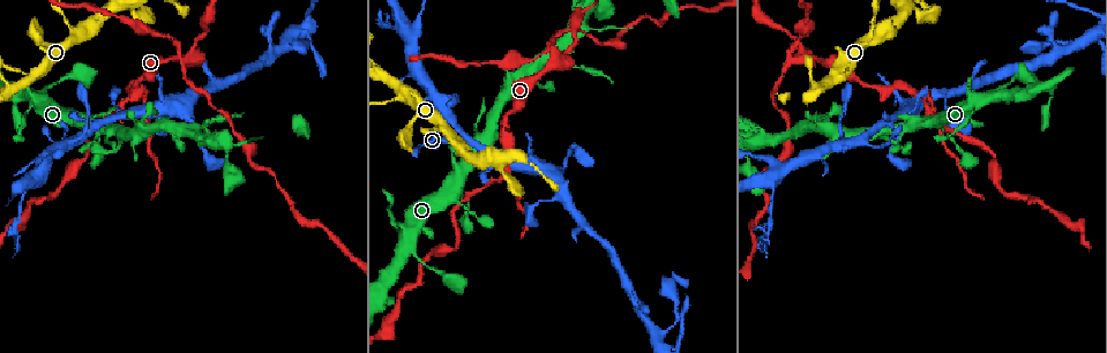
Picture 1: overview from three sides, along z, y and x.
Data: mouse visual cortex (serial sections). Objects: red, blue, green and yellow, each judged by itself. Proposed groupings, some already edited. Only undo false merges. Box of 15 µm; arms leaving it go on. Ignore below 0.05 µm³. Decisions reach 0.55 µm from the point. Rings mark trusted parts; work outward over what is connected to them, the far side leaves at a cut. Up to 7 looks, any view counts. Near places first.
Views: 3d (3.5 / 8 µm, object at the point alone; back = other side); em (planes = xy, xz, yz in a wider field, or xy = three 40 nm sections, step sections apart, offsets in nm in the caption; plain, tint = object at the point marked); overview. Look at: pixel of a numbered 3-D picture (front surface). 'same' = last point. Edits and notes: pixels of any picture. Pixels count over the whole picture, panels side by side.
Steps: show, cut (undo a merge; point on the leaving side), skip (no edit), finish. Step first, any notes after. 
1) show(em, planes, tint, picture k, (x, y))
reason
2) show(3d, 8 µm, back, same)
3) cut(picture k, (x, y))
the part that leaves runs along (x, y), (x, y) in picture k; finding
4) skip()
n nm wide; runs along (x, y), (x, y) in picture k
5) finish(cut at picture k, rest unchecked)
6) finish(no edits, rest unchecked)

show(3d, 3.5 µm, picture 1, (857, 142))
four arms meet

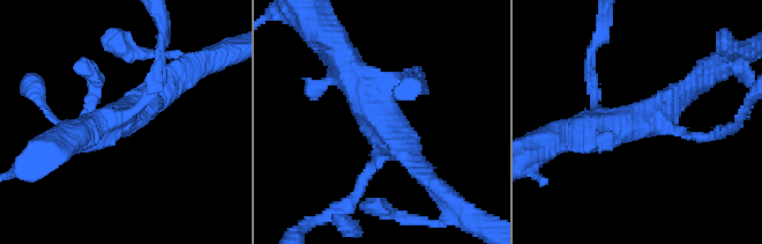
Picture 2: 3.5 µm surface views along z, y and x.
show(em, xy, step 1, tint, picture 2, (125, 127))
4 arms; arms of 150, 150, 250, 450 nm; need the tissue

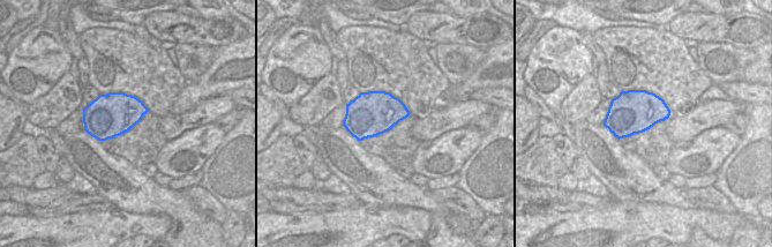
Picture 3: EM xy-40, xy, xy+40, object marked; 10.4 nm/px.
skip()
runs along (361, 185), (387, 147), (344, 58) in picture 2; all the same cell

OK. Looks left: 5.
show(3d, 3.5 µm, back, picture 1, (501, 180))
three-way junction

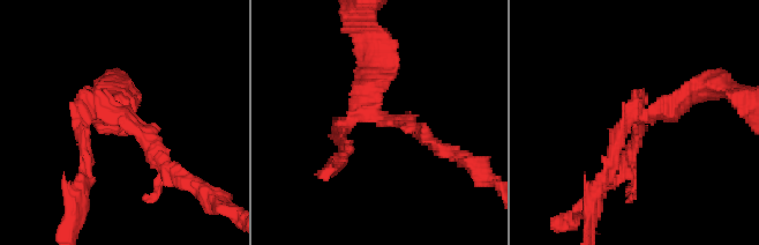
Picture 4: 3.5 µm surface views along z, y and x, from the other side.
show(em, planes, tint, picture 4, (649, 118))
3 arms; arms of 150, 200, 350 nm; now the EM

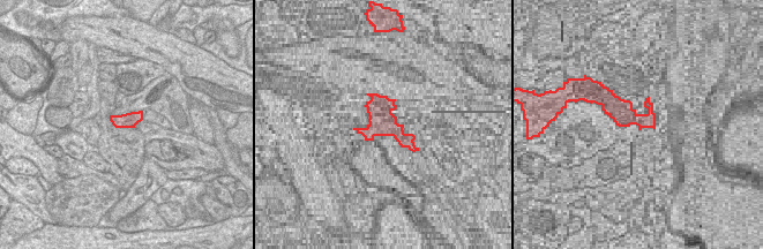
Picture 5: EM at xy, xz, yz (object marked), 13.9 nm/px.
skip()
220 nm wide; runs along (714, 87), (643, 116), (623, 162) in picture 4; all the same cell

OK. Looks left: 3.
show(3d, 3.5 µm, picture 1, (185, 58))
three-way junction

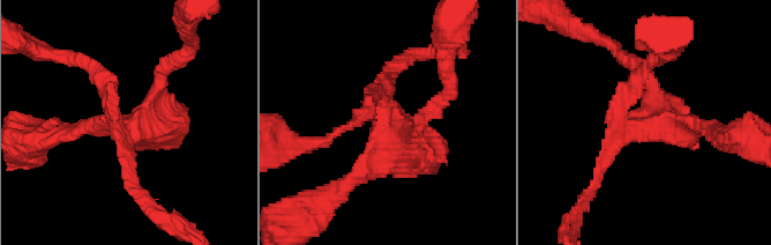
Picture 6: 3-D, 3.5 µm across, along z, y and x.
show(em, xy, step 2, tint, picture 6, (124, 134))
3 arms; arms of 150, 200, 250 nm; now the EM

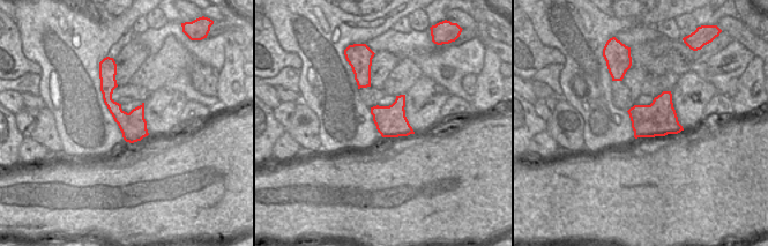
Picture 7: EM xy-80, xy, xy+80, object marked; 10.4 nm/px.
cut(picture 6, (368, 105))
border along (121, 110), (118, 125) in picture 7; a second cell is stuck on

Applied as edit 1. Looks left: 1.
finish(cut at picture 6, rest unchecked)

